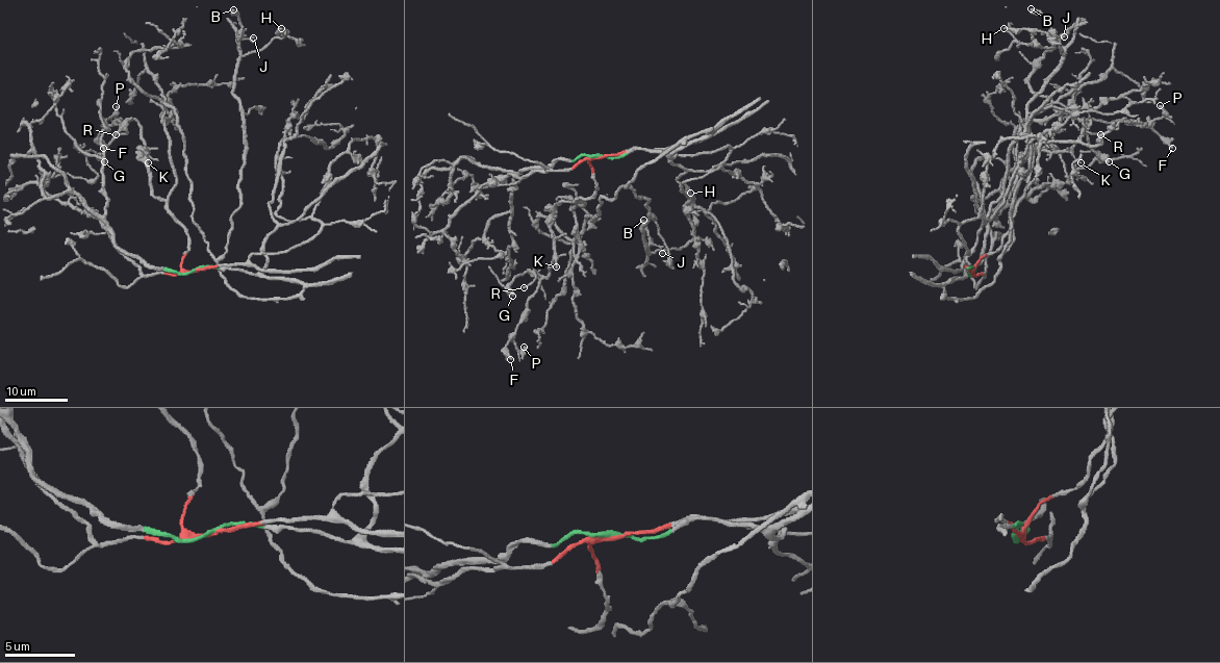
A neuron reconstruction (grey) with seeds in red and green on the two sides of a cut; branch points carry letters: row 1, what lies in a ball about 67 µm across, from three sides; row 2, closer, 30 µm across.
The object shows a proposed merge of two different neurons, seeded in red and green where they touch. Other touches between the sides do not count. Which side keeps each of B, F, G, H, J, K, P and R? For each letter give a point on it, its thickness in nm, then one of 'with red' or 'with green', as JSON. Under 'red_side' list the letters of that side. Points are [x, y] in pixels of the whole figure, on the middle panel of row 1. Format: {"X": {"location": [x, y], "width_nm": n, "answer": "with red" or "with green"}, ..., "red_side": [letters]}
{"B": {"location": [643, 220], "width_nm": 200, "answer": "with green"}, "F": {"location": [510, 359], "width_nm": 180, "answer": "with red"}, "G": {"location": [512, 296], "width_nm": 440, "answer": "with red"}, "H": {"location": [690, 193], "width_nm": 190, "answer": "with green"}, "J": {"location": [662, 253], "width_nm": 110, "answer": "with green"}, "K": {"location": [556, 266], "width_nm": 140, "answer": "with red"}, "P": {"location": [524, 347], "width_nm": 280, "answer": "with red"}, "R": {"location": [524, 287], "width_nm": 140, "answer": "with red"}, "red_side": ["F", "G", "K", "P", "R"]}

